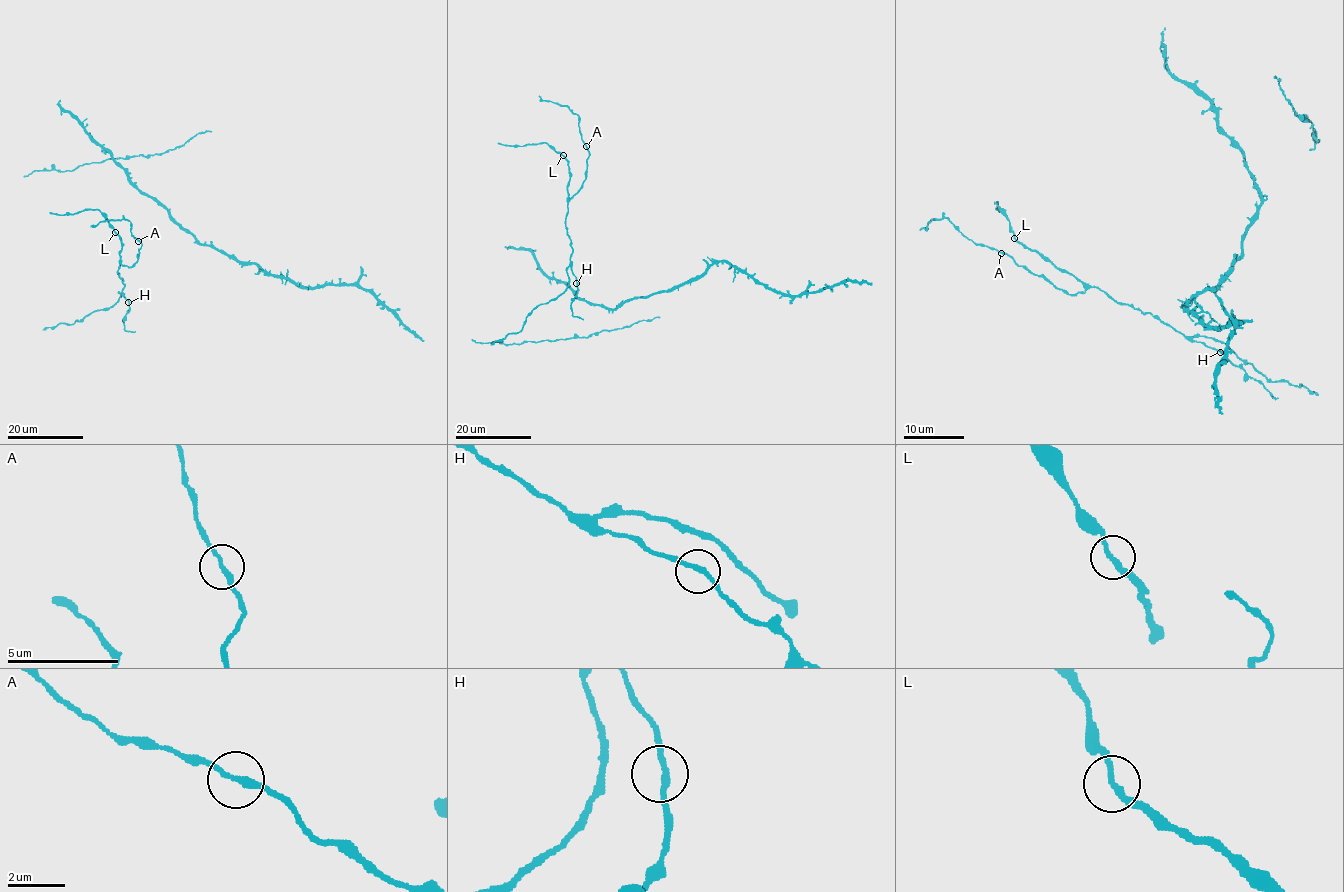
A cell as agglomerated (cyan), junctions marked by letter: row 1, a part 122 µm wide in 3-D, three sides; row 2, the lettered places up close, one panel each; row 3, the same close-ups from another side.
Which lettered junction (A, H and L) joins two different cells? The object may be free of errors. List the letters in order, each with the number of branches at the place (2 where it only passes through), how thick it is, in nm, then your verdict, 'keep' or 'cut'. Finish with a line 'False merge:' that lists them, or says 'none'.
A: branches 2; calibre 220 nm; keep
H: branches 2; calibre 200 nm; keep
L: branches 2; calibre 200 nm; keep
False merge: none

